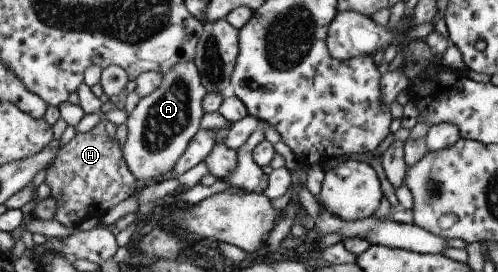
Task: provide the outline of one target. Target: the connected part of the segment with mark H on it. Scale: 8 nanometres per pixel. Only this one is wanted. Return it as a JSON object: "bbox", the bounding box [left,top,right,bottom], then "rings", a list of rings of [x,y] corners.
{"bbox":[44,117,134,227],"rings":[[[101,117],[99,122],[89,131],[75,134],[73,138],[57,149],[52,164],[47,169],[44,181],[50,189],[50,196],[55,200],[56,208],[52,218],[61,223],[63,227],[77,227],[79,223],[89,217],[97,217],[99,220],[103,213],[110,207],[121,203],[134,191],[134,177],[127,169],[118,141],[115,139],[116,125]]]}

